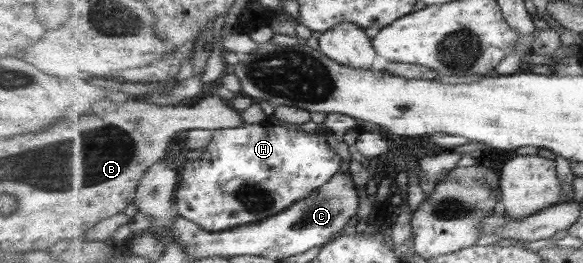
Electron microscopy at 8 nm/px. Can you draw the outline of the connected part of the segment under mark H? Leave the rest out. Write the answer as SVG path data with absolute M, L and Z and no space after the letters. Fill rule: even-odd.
M263 121L214 130L211 144L198 154L184 157L179 169L181 181L175 194L175 208L180 216L210 232L261 223L297 205L297 202L307 199L327 185L341 170L342 160L331 144L327 144L327 136L313 132L311 127L299 125L289 129Z

